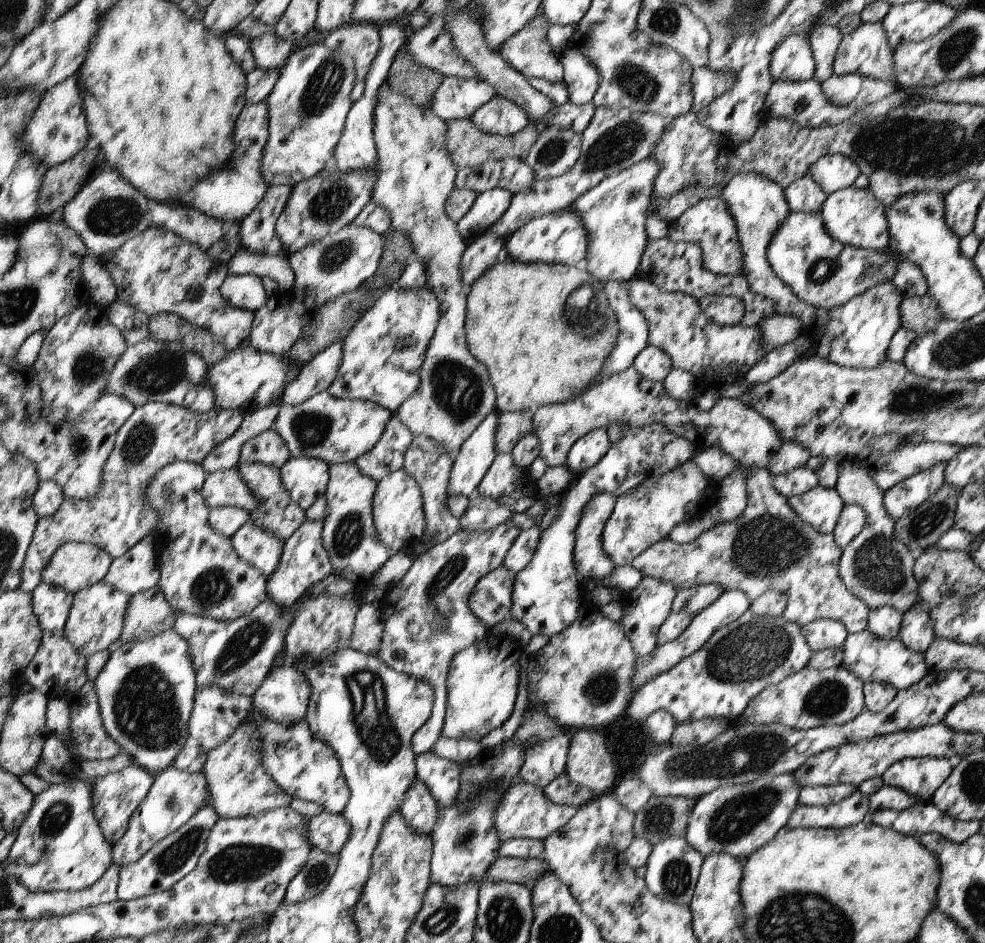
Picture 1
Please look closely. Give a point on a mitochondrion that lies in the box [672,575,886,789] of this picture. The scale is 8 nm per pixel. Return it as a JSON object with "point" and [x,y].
{"point":[753,650]}

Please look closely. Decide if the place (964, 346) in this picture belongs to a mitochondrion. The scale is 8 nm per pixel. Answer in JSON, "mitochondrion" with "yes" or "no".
{"mitochondrion":"yes"}

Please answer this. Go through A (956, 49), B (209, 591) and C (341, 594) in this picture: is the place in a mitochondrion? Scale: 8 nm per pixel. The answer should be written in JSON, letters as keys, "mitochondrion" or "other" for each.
{"A":"mitochondrion","B":"mitochondrion","C":"other"}

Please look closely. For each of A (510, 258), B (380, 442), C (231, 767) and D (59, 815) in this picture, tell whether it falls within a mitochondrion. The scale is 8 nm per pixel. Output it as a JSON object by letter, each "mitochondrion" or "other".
{"A":"other","B":"other","C":"other","D":"mitochondrion"}

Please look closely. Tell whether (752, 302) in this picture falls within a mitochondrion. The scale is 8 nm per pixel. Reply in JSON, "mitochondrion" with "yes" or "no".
{"mitochondrion":"no"}

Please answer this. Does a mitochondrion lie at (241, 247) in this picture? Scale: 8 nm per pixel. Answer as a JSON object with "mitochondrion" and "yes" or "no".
{"mitochondrion":"no"}

